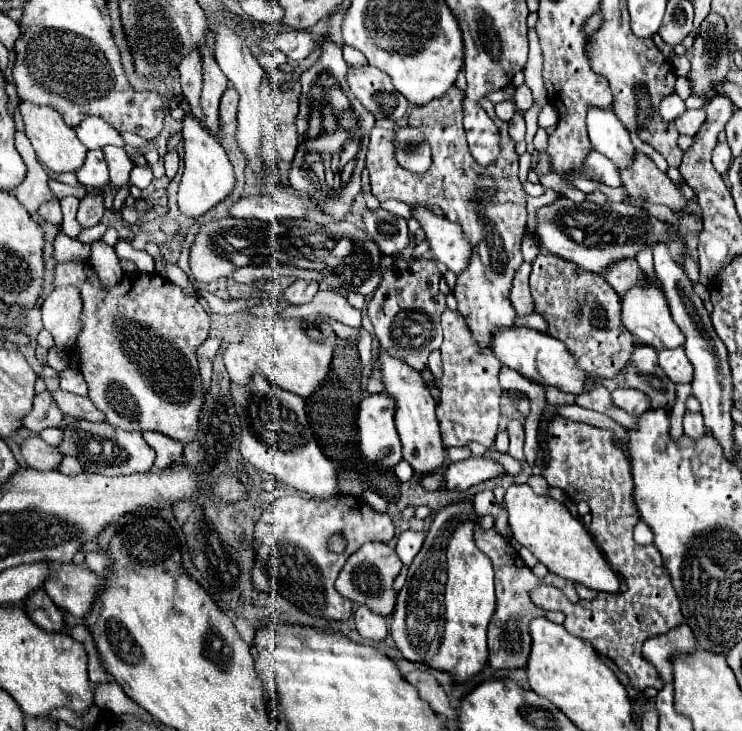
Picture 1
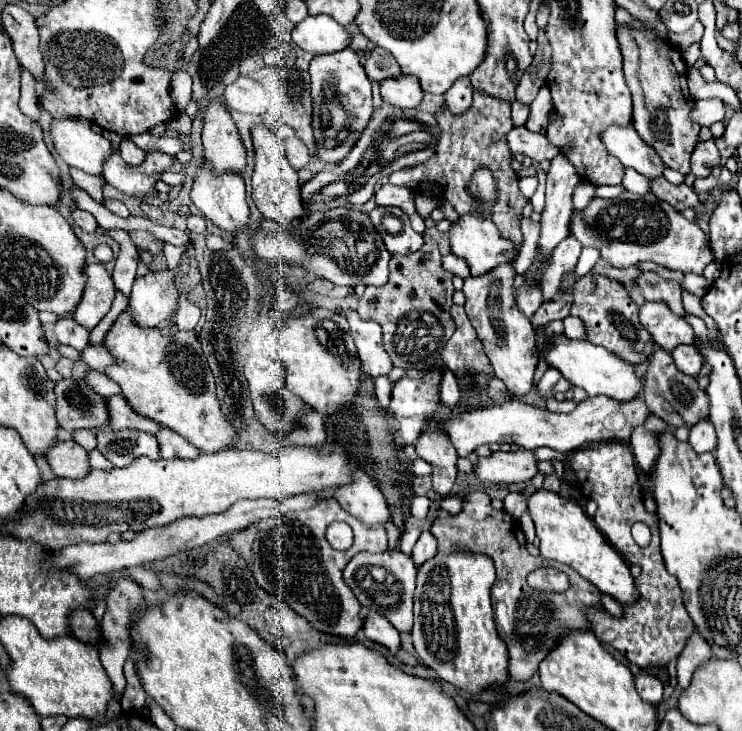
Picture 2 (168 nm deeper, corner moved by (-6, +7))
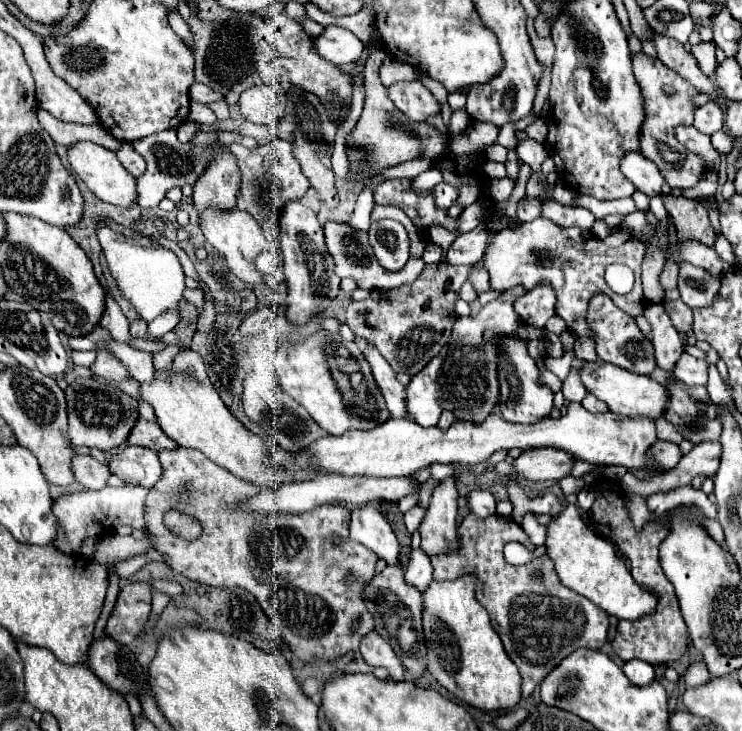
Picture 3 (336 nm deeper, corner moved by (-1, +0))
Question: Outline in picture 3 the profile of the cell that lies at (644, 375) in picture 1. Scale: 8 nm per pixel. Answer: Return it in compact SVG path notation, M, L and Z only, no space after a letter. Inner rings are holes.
M670 380L666 390L668 402L664 418L676 426L682 438L694 444L720 438L722 424L710 422L716 420L716 408L704 386L688 386L680 380Z

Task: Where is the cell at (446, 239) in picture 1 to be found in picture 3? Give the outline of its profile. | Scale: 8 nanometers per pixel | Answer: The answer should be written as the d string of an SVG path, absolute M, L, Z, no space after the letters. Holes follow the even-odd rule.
M536 218L534 222L524 222L514 230L504 228L500 232L492 232L482 258L482 266L490 276L492 290L508 290L518 284L530 290L542 282L552 284L558 298L556 314L564 318L564 322L568 324L570 330L574 330L576 336L590 336L590 328L586 326L584 314L586 314L588 300L596 292L606 292L610 298L614 298L616 306L630 316L642 314L644 310L642 280L640 280L642 260L644 260L644 244L640 244L638 240L626 240L620 248L606 248L606 246L598 246L598 238L592 236L592 232L588 230L560 228L548 218ZM616 262L630 266L636 274L634 290L624 296L612 292L604 280L606 266Z

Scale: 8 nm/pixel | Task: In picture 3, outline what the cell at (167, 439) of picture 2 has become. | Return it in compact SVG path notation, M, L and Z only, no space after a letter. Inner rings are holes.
M176 448L176 450L160 450L158 452L160 464L162 464L162 476L158 484L150 490L146 500L146 520L148 520L148 534L156 540L156 550L164 554L164 562L174 568L178 574L210 584L210 586L236 586L244 588L250 594L256 596L266 616L278 626L282 640L294 650L294 654L308 662L310 658L322 658L322 660L334 660L338 656L344 656L350 650L358 650L360 640L364 634L374 630L372 614L366 610L362 598L360 598L360 586L348 588L344 578L348 570L356 574L356 578L370 578L374 576L374 568L378 562L378 556L370 552L366 546L356 544L348 538L348 522L350 522L350 508L340 504L326 504L322 508L316 508L312 512L306 512L302 516L292 514L272 514L272 516L256 516L256 514L238 514L232 512L234 502L246 500L254 496L256 488L234 474L226 472L224 468L210 462L202 452L188 450L188 448ZM182 482L192 482L194 488L194 502L180 504L178 512L188 514L202 526L202 536L196 540L184 540L170 532L170 528L164 524L164 514L170 510L176 510L174 502L170 500L172 492L180 488ZM338 534L342 538L340 546L332 546L332 536Z

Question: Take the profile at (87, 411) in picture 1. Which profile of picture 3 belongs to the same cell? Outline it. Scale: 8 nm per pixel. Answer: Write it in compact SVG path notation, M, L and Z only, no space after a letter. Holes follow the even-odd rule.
M138 418L138 424L134 424L134 428L130 430L128 436L128 444L134 446L146 446L152 450L162 450L162 448L178 448L178 444L174 440L170 440L162 428L156 422L150 422L146 418Z

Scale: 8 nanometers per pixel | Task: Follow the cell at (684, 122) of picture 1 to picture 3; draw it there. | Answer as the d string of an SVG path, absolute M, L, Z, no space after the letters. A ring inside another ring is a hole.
M708 102L696 110L694 128L700 130L702 134L710 136L710 134L722 130L722 126L724 126L724 112L716 102Z

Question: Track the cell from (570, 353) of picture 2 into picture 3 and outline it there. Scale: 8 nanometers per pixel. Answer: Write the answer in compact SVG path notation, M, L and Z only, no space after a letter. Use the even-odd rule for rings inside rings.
M584 360L578 374L580 374L580 380L582 380L586 392L594 394L598 400L606 402L608 408L618 416L628 416L628 418L644 416L644 418L656 420L666 410L666 388L662 384L658 384L656 380L652 380L650 376L626 372L624 368L618 368L614 364L606 364L602 360L596 360L596 362ZM586 364L594 364L594 368L590 368L590 372L584 372Z

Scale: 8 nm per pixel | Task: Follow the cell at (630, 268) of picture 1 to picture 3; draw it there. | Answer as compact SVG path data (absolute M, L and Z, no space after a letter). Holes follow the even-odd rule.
M681 299L673 302L664 300L662 306L664 306L664 310L668 312L668 316L670 316L670 320L672 320L672 324L676 326L678 332L686 334L686 332L692 330L692 310L690 310Z

